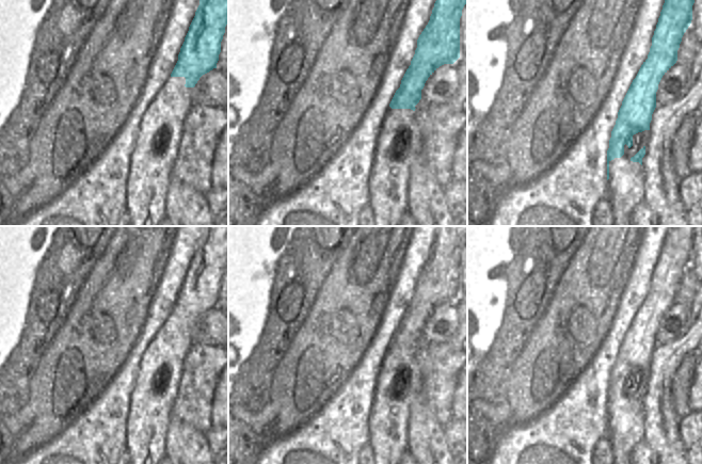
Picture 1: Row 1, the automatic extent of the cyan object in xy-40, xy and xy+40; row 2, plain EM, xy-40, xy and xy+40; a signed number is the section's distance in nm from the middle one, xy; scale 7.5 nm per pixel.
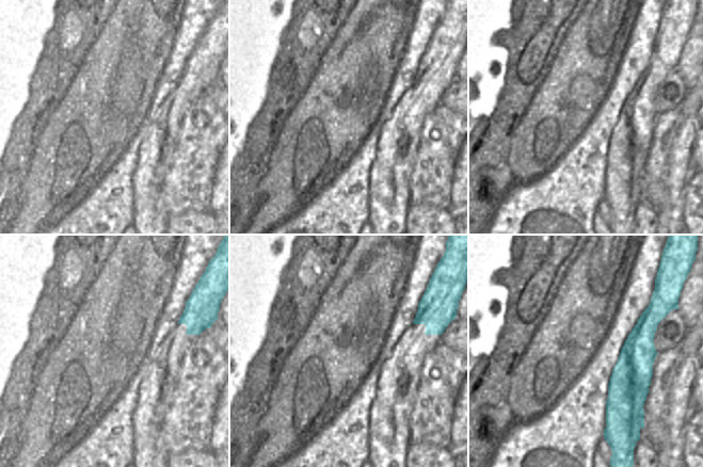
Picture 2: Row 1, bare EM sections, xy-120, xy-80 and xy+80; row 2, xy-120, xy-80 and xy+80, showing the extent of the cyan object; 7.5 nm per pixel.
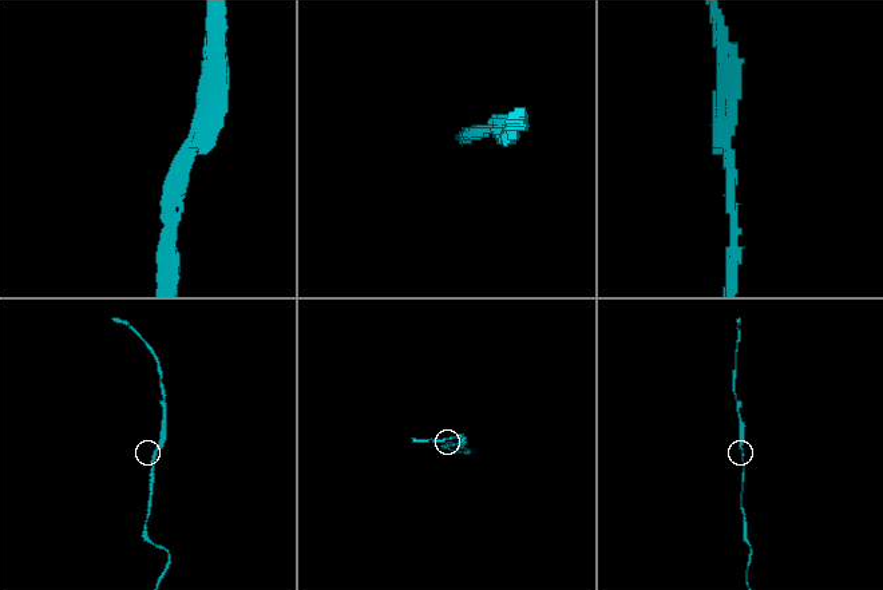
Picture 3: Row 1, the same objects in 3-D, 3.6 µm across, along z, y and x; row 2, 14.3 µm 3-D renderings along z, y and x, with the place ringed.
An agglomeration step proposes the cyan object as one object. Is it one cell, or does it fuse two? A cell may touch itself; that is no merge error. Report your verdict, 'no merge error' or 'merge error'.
merge error

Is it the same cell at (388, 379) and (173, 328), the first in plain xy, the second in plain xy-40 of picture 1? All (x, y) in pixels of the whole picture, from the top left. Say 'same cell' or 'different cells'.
same cell

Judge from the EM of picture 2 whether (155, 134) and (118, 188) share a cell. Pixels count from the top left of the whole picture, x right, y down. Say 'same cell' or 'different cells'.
different cells

